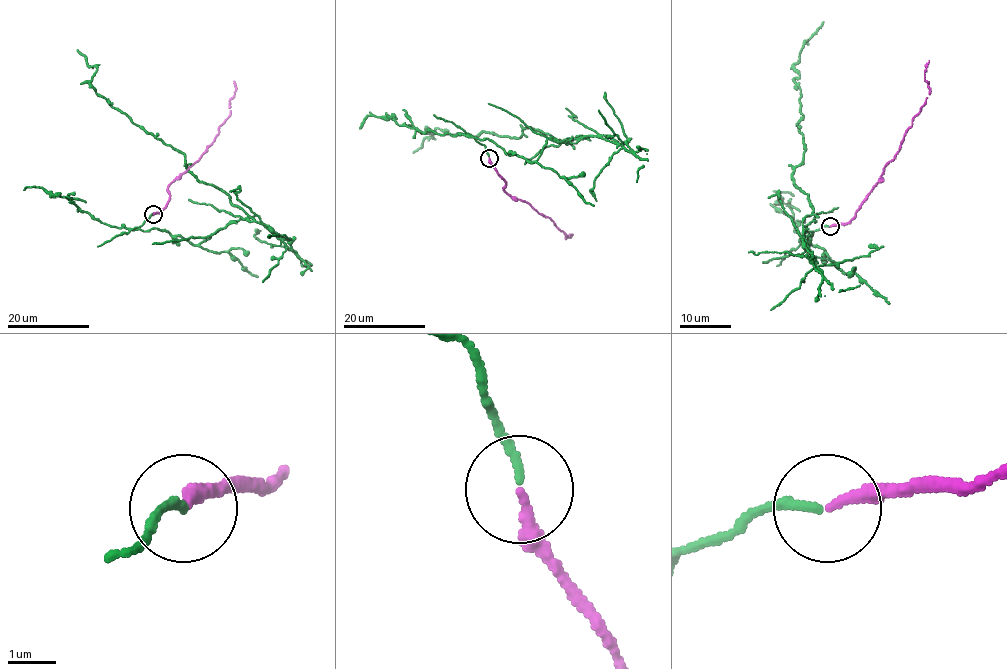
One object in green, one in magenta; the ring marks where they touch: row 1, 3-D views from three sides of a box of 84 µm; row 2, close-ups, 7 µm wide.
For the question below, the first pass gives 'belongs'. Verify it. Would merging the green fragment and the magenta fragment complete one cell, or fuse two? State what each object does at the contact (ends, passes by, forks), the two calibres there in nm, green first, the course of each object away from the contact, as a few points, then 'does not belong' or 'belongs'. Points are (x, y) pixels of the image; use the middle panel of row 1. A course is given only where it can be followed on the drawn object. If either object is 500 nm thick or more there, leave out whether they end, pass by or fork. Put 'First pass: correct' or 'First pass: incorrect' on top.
First pass: incorrect
green ends; magenta ends; calibres 170 and 220 nm; course green (489, 157), (475, 138), (534, 162), (548, 138), (584, 136), (426, 128), (413, 153); course magenta (489, 158), (505, 181), (505, 192), (547, 216), (566, 238), (571, 234), (570, 238); does not belong

